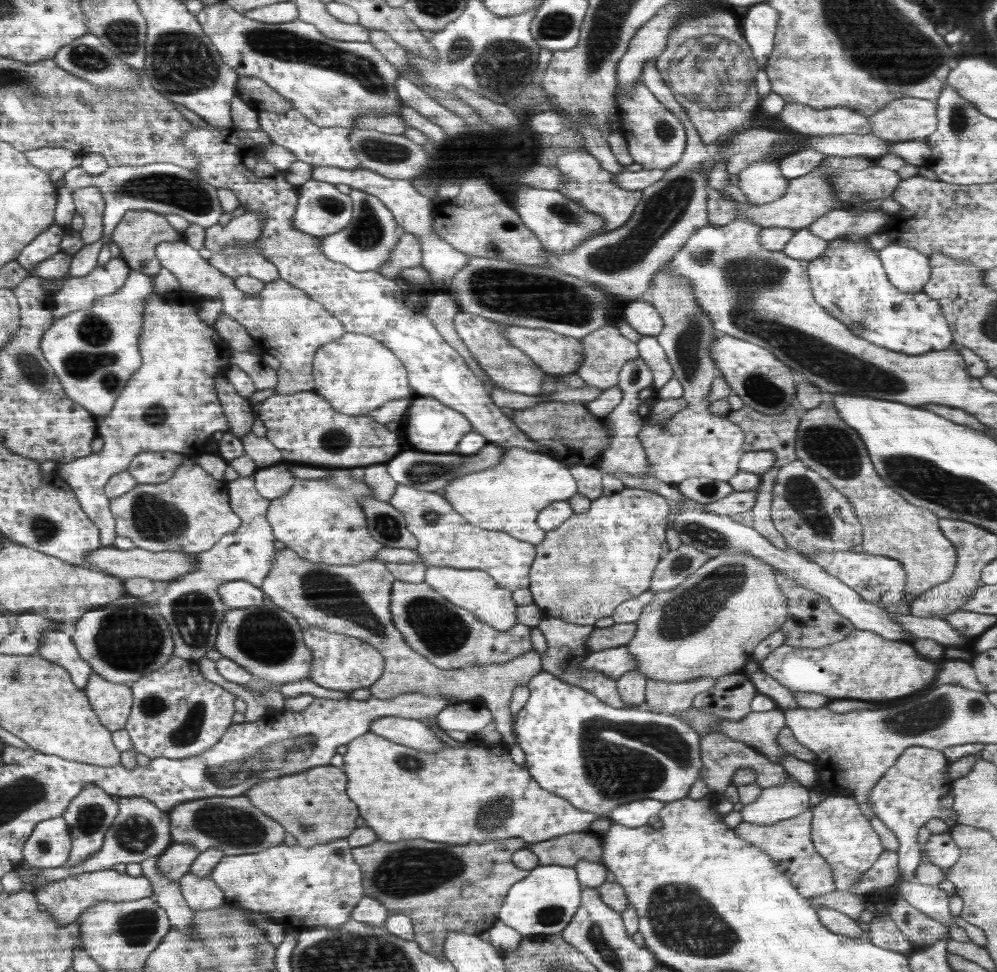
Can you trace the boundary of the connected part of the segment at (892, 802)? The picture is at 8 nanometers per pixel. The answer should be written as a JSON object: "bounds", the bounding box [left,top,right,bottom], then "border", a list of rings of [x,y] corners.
{"bounds":[868,746,958,882],"border":[[[923,746],[907,748],[868,794],[868,799],[870,799],[868,803],[873,813],[894,832],[899,840],[899,847],[896,850],[899,868],[898,882],[912,881],[916,878],[916,868],[920,864],[921,856],[921,845],[916,838],[930,820],[944,821],[952,832],[958,826],[955,810],[952,807],[945,809],[940,804],[942,798],[952,791],[953,782],[950,782],[950,777],[948,777],[949,766],[943,751]]]}

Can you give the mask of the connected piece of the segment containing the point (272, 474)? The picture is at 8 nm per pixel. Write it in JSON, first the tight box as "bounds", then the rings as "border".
{"bounds":[253,462,295,499],"border":[[[289,462],[258,468],[253,475],[256,479],[257,490],[264,498],[274,499],[284,496],[294,486],[295,476],[291,473]]]}

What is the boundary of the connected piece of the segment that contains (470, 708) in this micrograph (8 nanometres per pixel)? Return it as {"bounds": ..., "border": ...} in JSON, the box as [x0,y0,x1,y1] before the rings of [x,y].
{"bounds":[437,700,493,736],"border":[[[477,700],[447,706],[437,714],[437,718],[443,729],[462,730],[473,736],[493,720],[492,713],[486,705]]]}

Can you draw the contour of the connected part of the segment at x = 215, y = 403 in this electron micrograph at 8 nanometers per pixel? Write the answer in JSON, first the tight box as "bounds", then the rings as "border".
{"bounds":[58,296,232,546],"border":[[[162,296],[146,298],[144,323],[138,336],[142,366],[128,379],[124,390],[118,395],[110,413],[97,419],[97,434],[103,438],[100,452],[78,458],[58,466],[58,473],[74,490],[82,509],[100,527],[101,546],[110,546],[117,540],[116,519],[113,517],[112,500],[105,494],[105,485],[113,474],[128,470],[138,453],[165,451],[180,453],[185,458],[195,459],[208,453],[210,434],[230,430],[229,418],[224,404],[217,394],[216,378],[232,365],[232,348],[221,338],[217,327],[205,324],[197,314],[197,302],[182,304],[162,300]]]}

